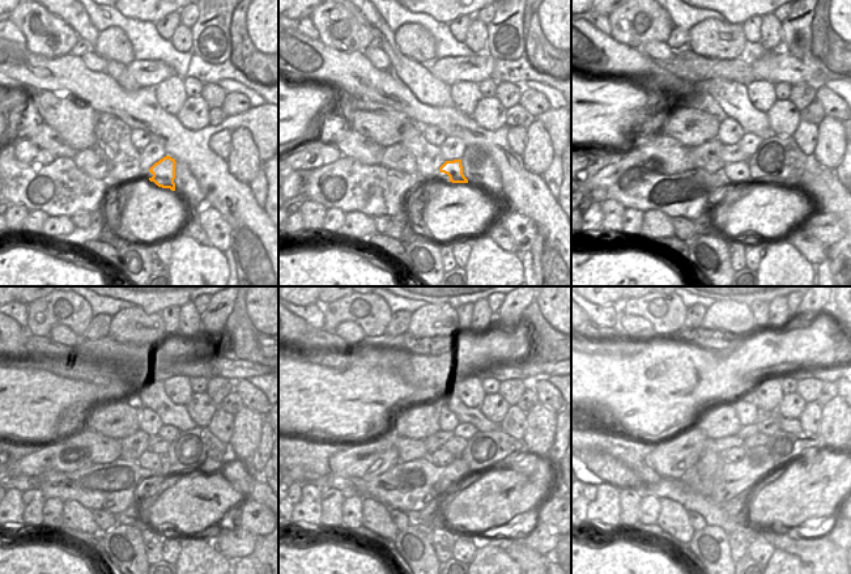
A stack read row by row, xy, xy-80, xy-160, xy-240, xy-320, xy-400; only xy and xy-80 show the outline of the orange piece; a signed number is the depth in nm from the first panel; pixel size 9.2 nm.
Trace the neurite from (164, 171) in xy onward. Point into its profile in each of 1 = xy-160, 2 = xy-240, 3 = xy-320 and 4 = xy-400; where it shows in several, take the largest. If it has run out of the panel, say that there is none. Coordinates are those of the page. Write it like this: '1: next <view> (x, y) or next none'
1: next xy-160 (741, 168)
2: next xy-240 (150, 460)
3: next xy-320 (439, 458)
4: next xy-400 (734, 455)

